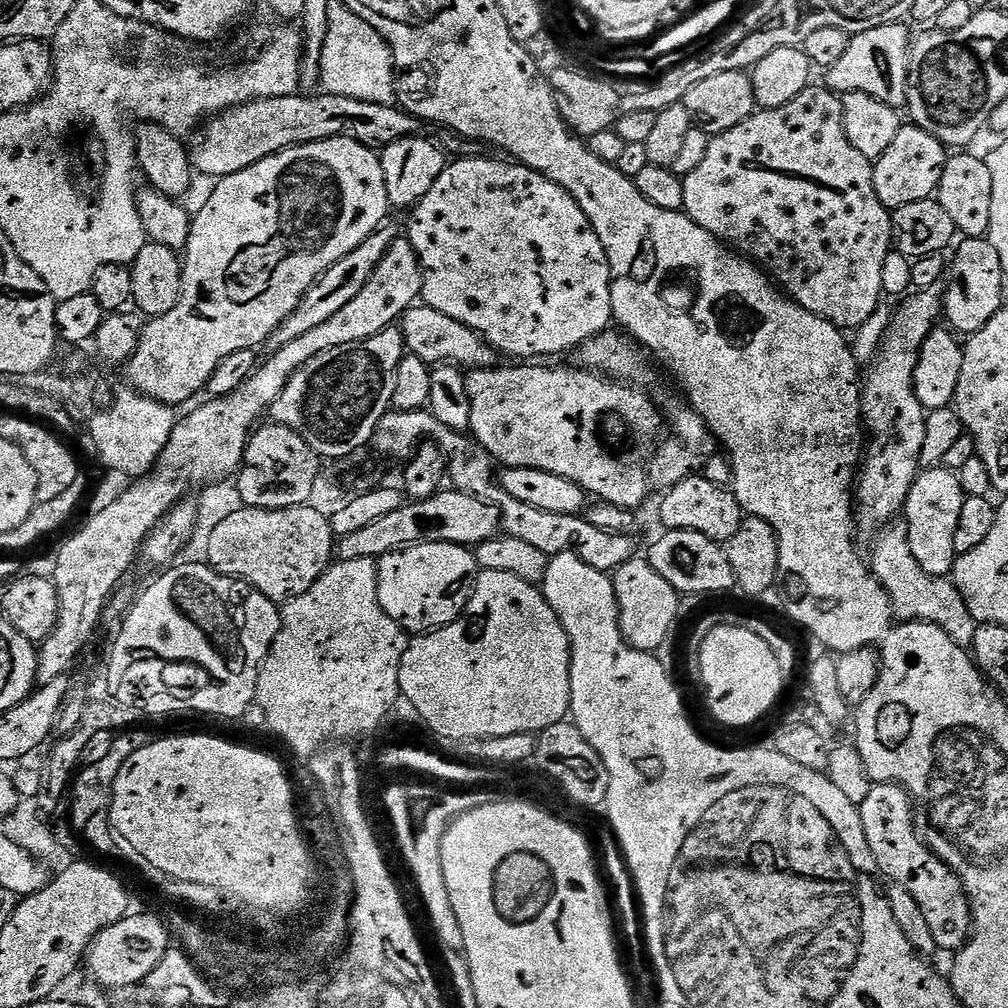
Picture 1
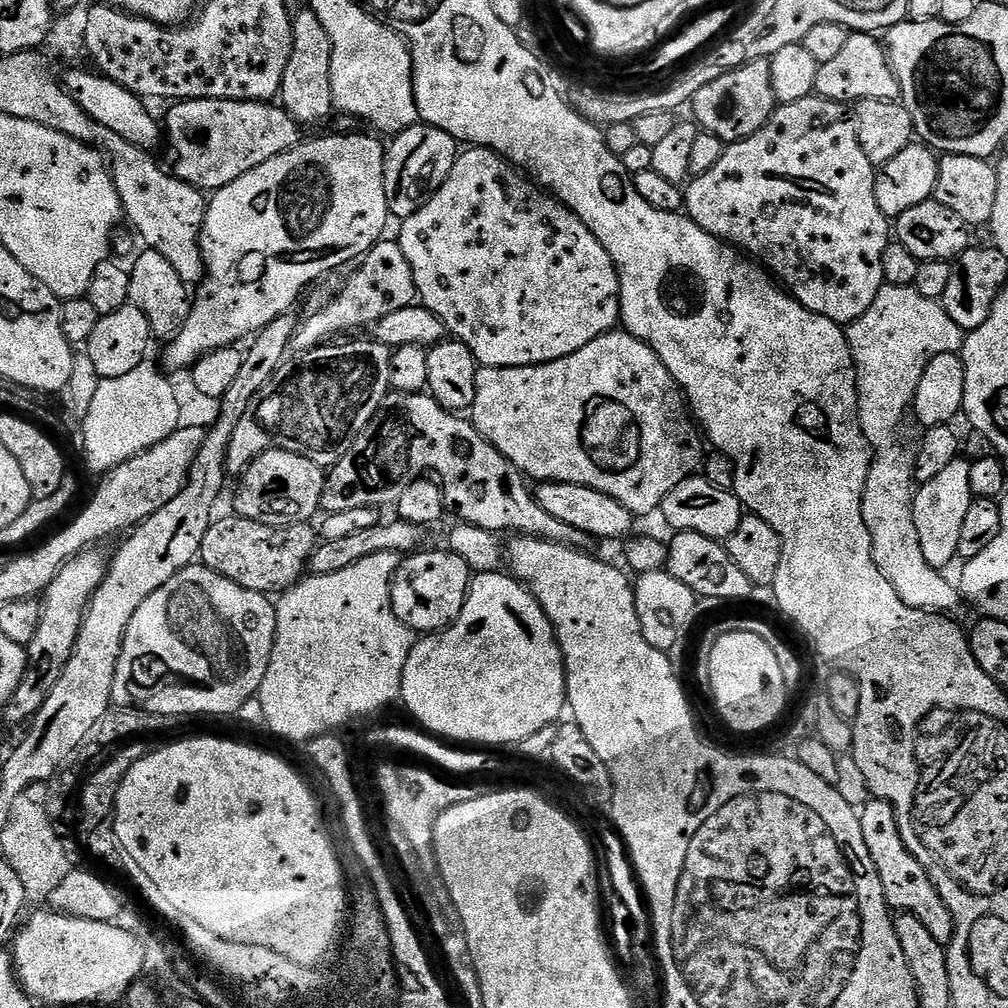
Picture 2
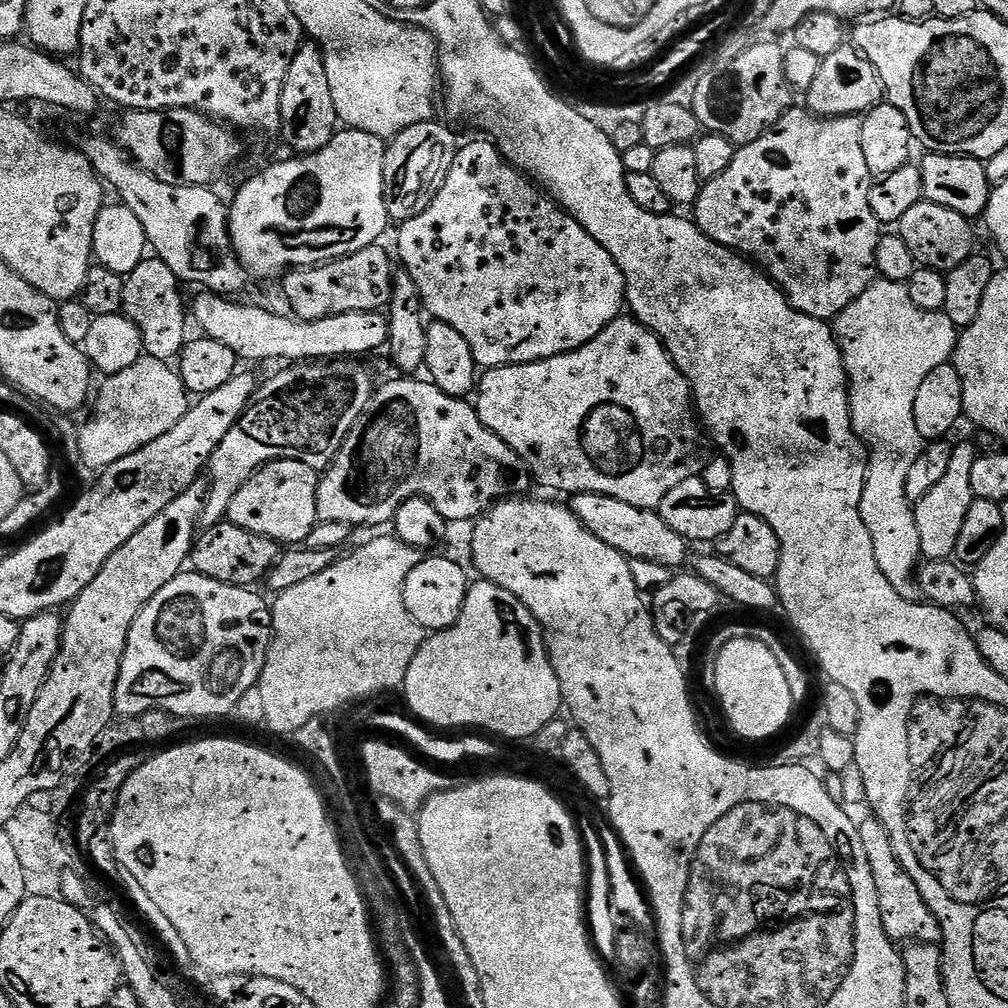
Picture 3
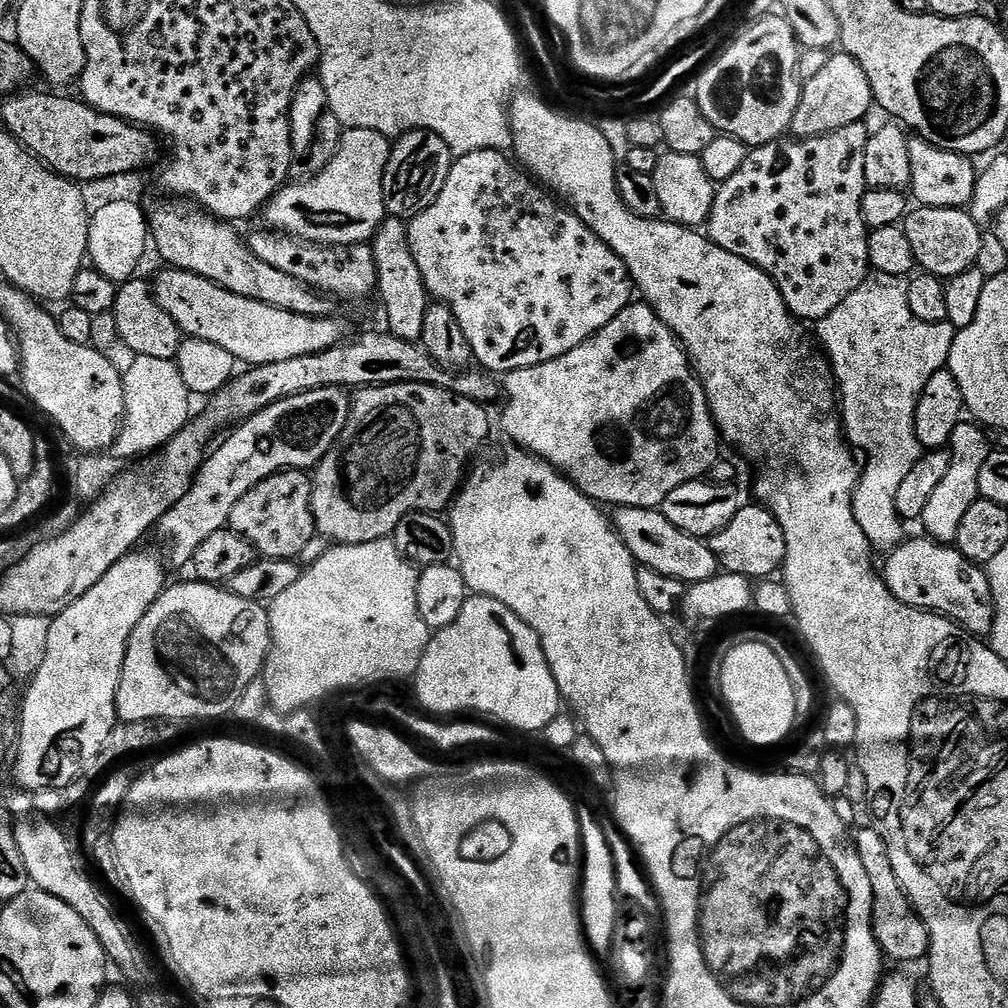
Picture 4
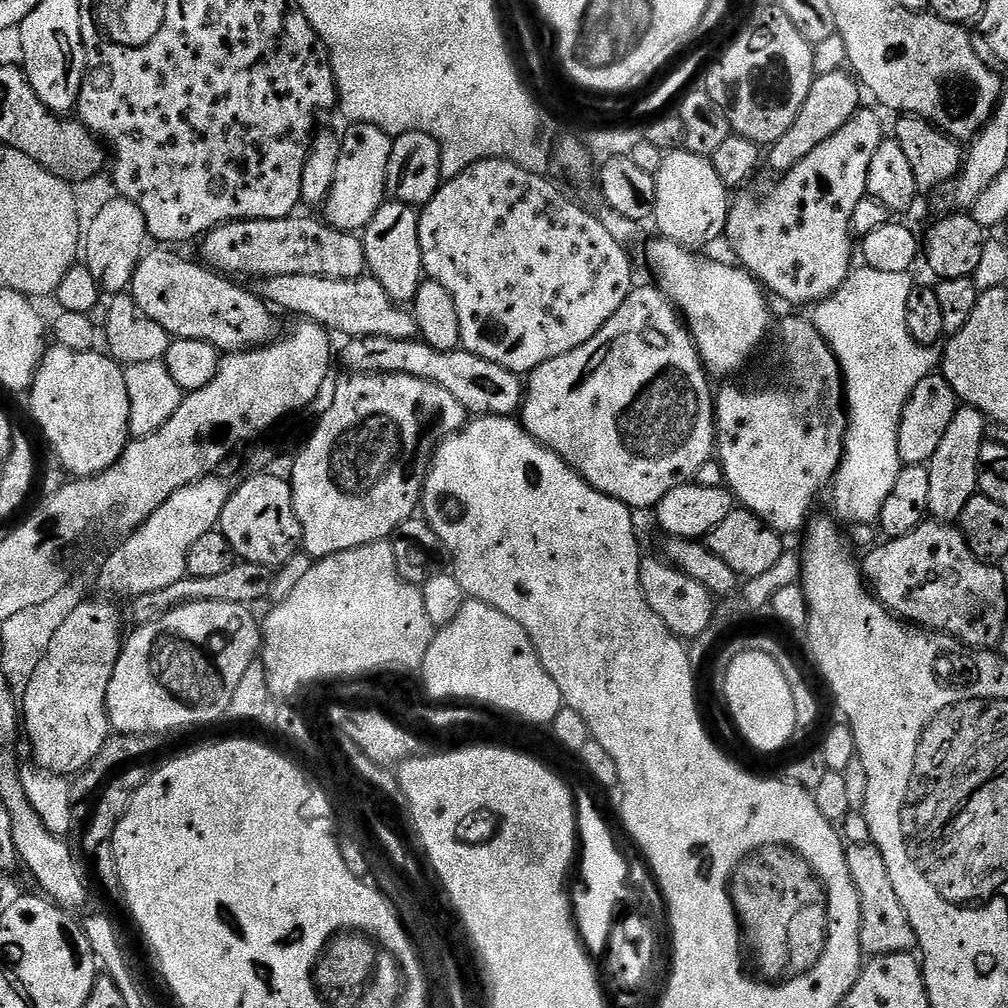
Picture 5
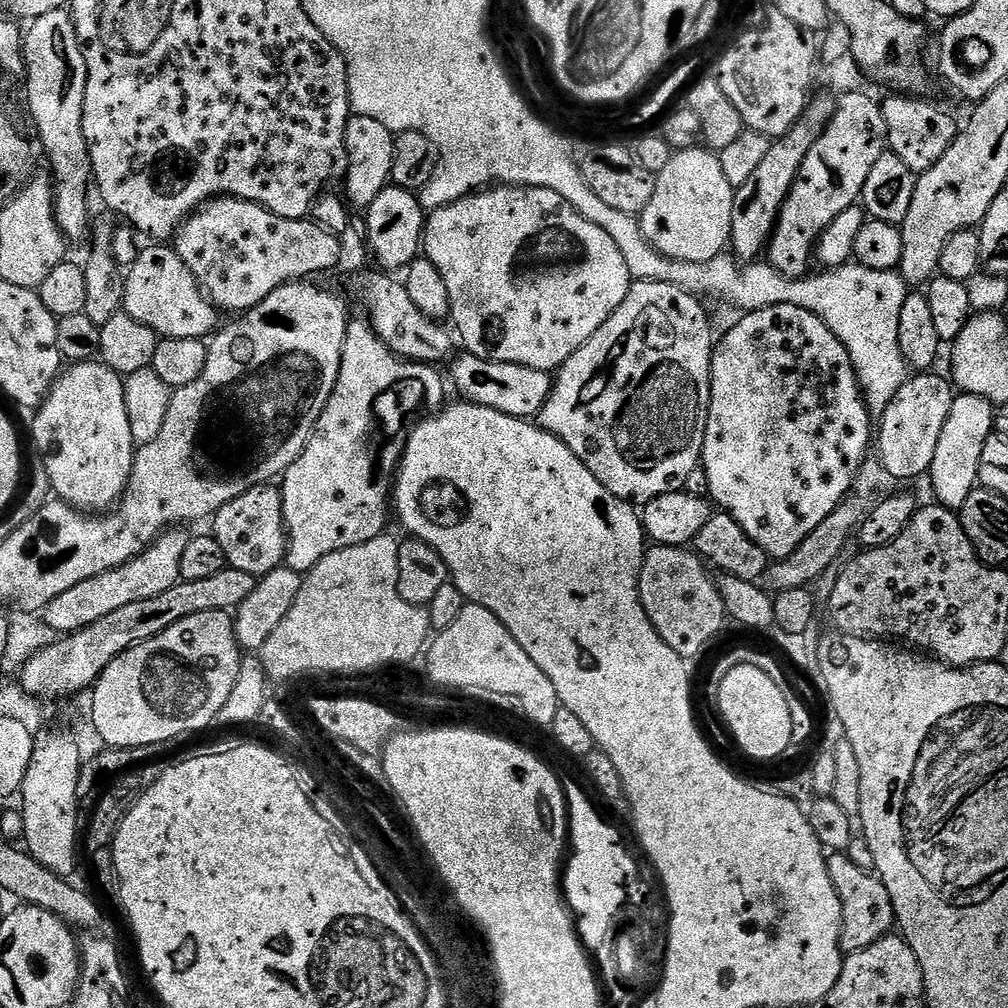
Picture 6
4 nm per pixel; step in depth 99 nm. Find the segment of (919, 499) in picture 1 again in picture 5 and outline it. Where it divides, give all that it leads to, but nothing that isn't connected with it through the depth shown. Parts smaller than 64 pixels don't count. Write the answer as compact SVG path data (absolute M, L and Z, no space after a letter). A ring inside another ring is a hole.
M960 406L956 409L956 417L952 419L950 430L942 438L934 458L926 467L930 474L930 506L931 519L941 522L959 521L962 510L966 510L966 502L977 495L976 479L978 478L978 462L980 451L986 442L984 431L990 427L984 413L976 408Z

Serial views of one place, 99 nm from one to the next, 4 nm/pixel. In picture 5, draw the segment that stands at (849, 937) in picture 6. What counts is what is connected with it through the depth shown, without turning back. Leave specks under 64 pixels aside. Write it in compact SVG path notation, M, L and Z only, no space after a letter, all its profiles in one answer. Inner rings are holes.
M871 842L849 843L846 866L850 866L850 878L854 878L860 899L860 949L865 957L912 952L917 947L916 931L910 926L910 918L906 918L906 910L902 910L902 902L898 902L898 894L894 894L894 882L890 882L890 874L886 874L886 862L882 862L882 854L876 845Z

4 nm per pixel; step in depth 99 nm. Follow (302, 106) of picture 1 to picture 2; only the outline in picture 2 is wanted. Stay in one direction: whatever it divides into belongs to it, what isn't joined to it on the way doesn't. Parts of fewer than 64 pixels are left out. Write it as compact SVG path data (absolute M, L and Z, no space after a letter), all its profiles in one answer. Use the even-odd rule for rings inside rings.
M182 100L171 105L168 117L163 117L162 128L166 133L166 148L176 163L174 175L191 188L215 190L242 178L250 170L270 162L278 154L295 148L301 143L301 125L282 106L262 100Z

